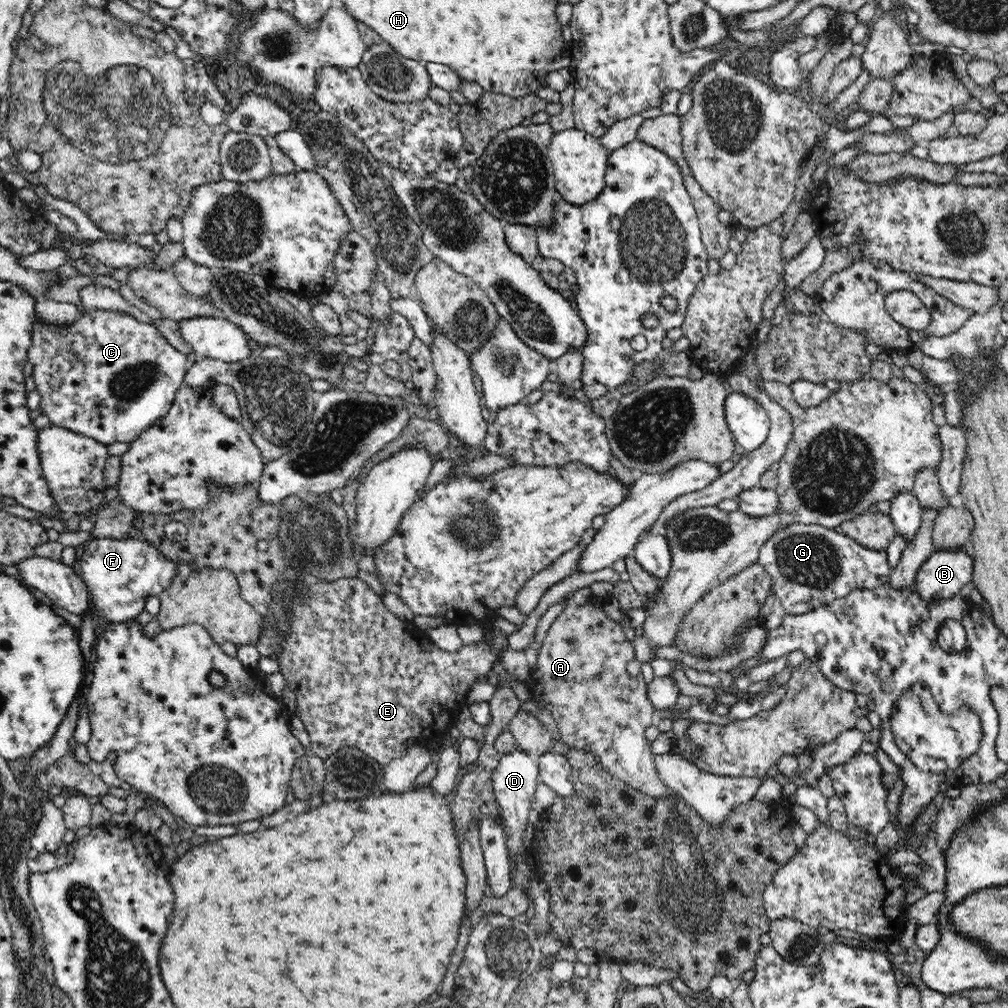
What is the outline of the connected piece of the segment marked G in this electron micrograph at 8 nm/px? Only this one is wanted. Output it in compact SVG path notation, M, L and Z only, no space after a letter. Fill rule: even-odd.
M791 524L774 531L759 550L759 564L772 577L772 590L787 615L806 614L844 598L856 589L872 590L889 582L892 572L886 550L872 550L860 546L853 538L818 524Z

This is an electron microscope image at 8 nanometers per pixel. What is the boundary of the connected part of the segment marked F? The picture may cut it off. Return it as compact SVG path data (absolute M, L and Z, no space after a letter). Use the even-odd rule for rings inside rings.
M129 537L126 540L114 538L94 538L81 555L80 575L89 592L89 611L81 618L79 627L79 647L85 658L86 675L90 675L94 642L99 630L112 622L126 622L136 619L145 610L147 596L159 596L170 586L173 578L185 567L168 560L145 539Z

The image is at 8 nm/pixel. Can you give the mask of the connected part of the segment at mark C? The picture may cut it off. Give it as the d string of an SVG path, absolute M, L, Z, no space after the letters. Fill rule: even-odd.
M92 309L80 315L70 325L56 325L36 320L33 344L28 350L33 364L35 390L41 396L38 408L44 410L52 425L94 438L105 445L131 442L146 428L164 418L178 388L185 384L186 355L172 347L154 325L139 322L124 312Z

